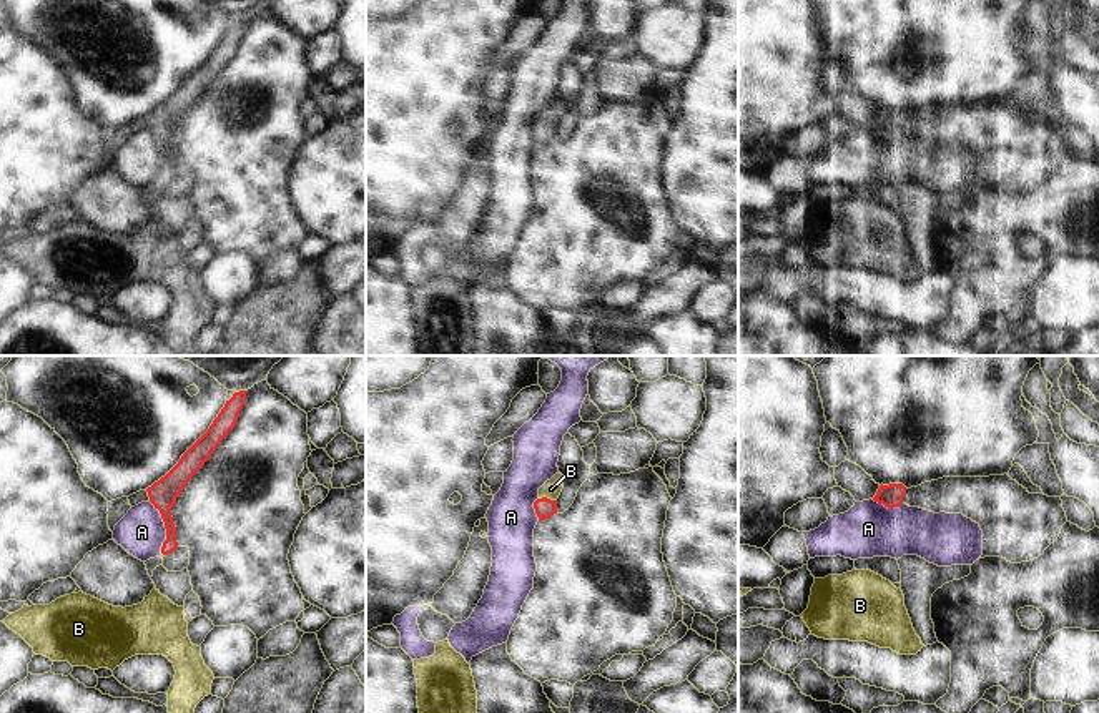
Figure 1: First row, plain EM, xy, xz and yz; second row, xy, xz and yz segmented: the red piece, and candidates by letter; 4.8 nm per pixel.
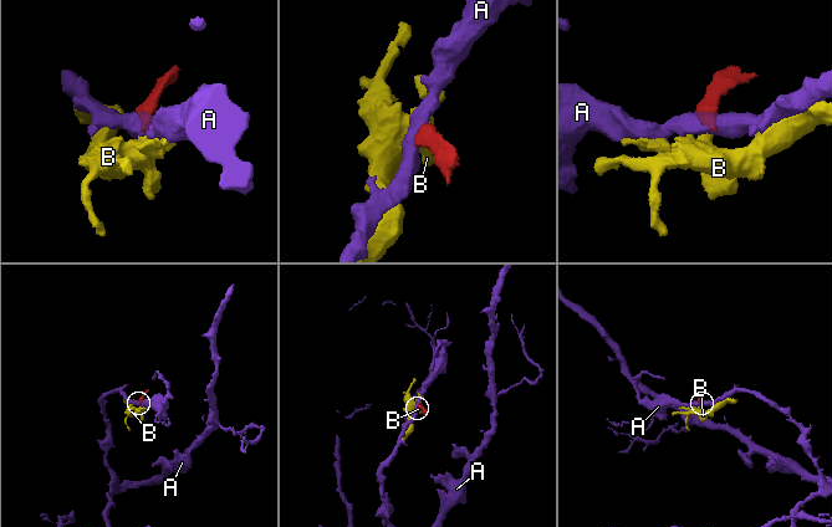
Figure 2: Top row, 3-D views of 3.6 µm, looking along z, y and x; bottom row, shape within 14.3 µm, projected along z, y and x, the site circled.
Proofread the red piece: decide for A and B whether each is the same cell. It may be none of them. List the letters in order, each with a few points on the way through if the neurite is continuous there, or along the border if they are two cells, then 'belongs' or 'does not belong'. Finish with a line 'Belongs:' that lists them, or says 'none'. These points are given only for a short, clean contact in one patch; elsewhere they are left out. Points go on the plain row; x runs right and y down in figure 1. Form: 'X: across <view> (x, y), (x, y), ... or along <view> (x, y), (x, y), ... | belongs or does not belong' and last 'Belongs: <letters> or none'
A: along xy (148, 128), (158, 138), (163, 150), (163, 181) | does not belong
B: across xz (544, 135), (546, 125), (551, 117) | belongs
Belongs: B

